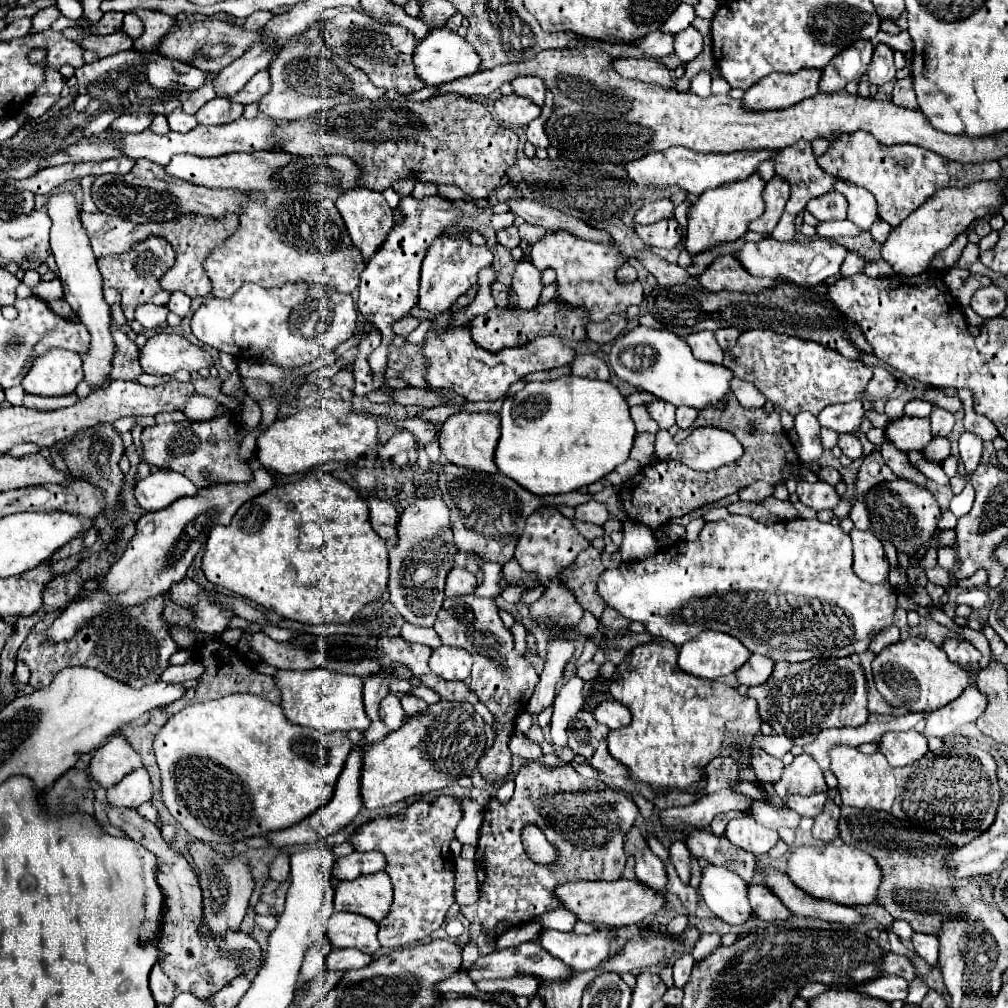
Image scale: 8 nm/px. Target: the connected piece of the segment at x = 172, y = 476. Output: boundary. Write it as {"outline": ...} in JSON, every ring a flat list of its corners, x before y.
{"outline":[[153,470,135,486,135,500,147,512,163,510,171,506,177,498,197,494,199,486,195,486,189,478,173,470]]}

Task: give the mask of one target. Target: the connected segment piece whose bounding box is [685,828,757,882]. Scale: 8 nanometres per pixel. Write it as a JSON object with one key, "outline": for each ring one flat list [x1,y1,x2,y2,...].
{"outline":[[697,828,685,834,685,844,697,858,707,858,709,864,725,866,731,872,739,874,745,882,751,882,757,866,755,856,745,852,743,848,737,848,729,842,727,836,715,836,711,830]]}

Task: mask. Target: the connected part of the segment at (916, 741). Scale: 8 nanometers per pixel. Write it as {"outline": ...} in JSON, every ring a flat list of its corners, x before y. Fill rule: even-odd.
{"outline":[[915,730,889,732,881,738,879,750,891,756,891,766,907,766,927,754,927,738],[889,740,889,742,887,742],[885,744,891,744,885,748]]}

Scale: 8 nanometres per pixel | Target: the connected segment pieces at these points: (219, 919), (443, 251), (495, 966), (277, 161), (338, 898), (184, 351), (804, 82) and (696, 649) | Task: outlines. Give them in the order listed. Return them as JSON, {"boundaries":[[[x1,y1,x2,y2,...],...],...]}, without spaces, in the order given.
{"boundaries":[[[203,842,189,844,189,852,193,864,199,868,199,884,203,890,203,928,207,928,207,932,213,938,223,938,229,930,239,930,253,892,253,878,245,862,245,856,225,858,223,854,217,854]],[[439,236,427,248,427,254,423,258,419,306,433,314,447,312,453,306,453,302,477,282,477,272,491,264,493,264,493,254,489,248,473,246,465,236]],[[535,942,519,944,517,948,495,950,487,956,481,956,471,966,471,972,467,970,467,974,471,976,473,982,483,980,483,978,515,978,515,976,535,976,545,982,563,982,563,980,571,980,575,976,575,972,571,972,571,968,567,964,553,958,549,952,543,952,543,948,539,948,539,944,535,944]],[[249,152,249,154,231,154,231,156,212,158,173,156,171,162,165,166,165,172,173,178,207,188,263,190,263,188,271,188,271,184,267,184,267,176,271,176,271,168,281,168,283,164,287,164,287,160,293,160,293,156,287,152]],[[387,872,343,880,335,886,335,912,355,912,379,922,389,912,391,896,393,890]],[[157,332,141,348,139,362,147,374,175,374,177,370,201,370,213,366,207,350,191,344,179,334]],[[803,68,795,74,775,72,753,84,745,96,743,106,749,110,781,110,789,108,819,92,821,72,815,68]],[[703,630,679,650,679,668,699,678,721,678,737,672,751,652,733,636,715,630]]]}

